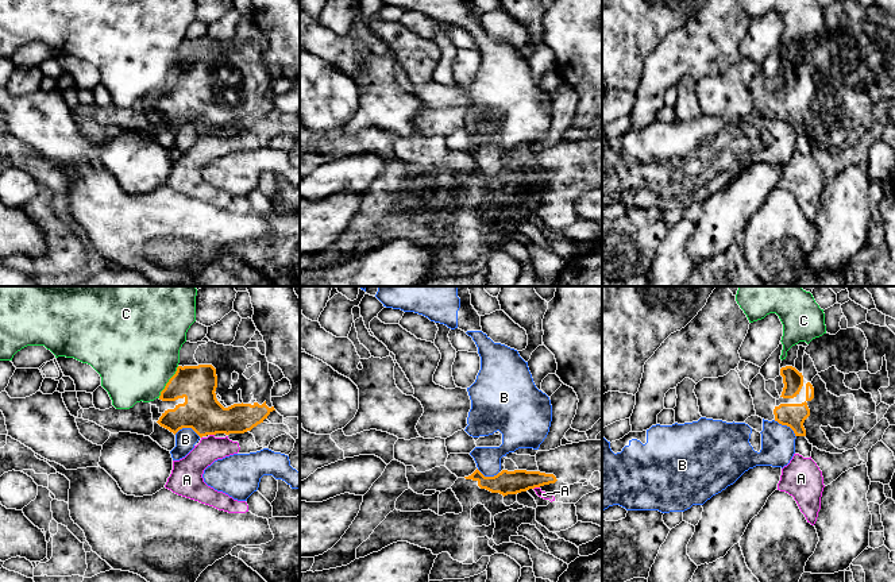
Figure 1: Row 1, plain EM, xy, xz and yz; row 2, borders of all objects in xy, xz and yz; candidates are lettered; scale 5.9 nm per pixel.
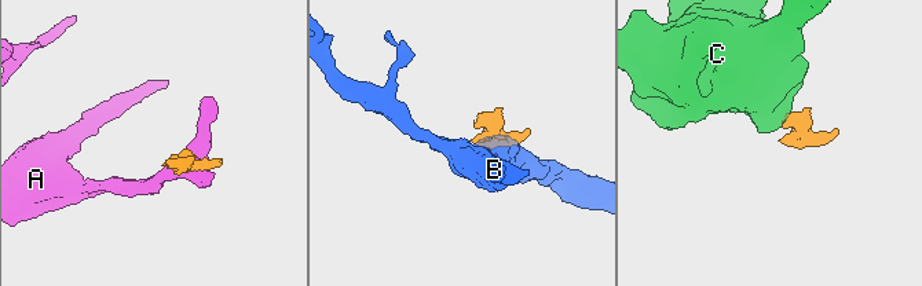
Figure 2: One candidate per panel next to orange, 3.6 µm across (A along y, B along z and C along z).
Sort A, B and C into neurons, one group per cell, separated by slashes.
A / B / C

